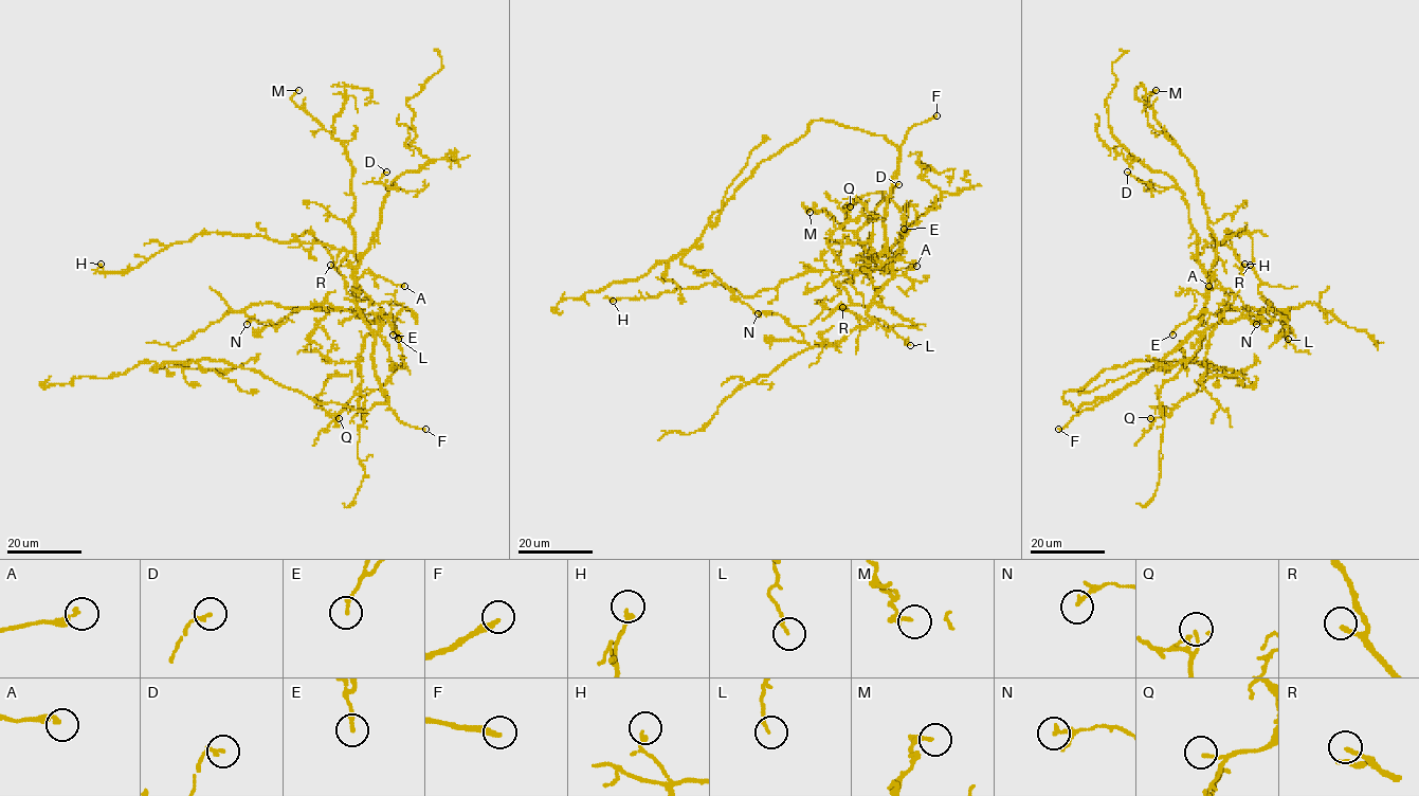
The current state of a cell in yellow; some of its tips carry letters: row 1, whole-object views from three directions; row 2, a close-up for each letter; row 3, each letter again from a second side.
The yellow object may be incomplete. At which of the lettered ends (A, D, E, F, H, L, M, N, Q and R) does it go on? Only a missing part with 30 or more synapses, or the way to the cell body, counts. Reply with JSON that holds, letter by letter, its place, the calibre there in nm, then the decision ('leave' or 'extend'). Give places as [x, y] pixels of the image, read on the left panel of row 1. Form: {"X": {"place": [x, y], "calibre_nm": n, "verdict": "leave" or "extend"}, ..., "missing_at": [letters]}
{"A": {"place": [404, 286], "calibre_nm": 220, "verdict": "leave"}, "D": {"place": [386, 172], "calibre_nm": 170, "verdict": "leave"}, "E": {"place": [393, 335], "calibre_nm": 190, "verdict": "leave"}, "F": {"place": [425, 429], "calibre_nm": 240, "verdict": "extend"}, "H": {"place": [101, 264], "calibre_nm": 130, "verdict": "leave"}, "L": {"place": [398, 339], "calibre_nm": 130, "verdict": "leave"}, "M": {"place": [298, 90], "calibre_nm": 240, "verdict": "leave"}, "N": {"place": [247, 324], "calibre_nm": 180, "verdict": "leave"}, "Q": {"place": [339, 418], "calibre_nm": 140, "verdict": "leave"}, "R": {"place": [330, 265], "calibre_nm": 180, "verdict": "leave"}, "missing_at": ["F"]}

